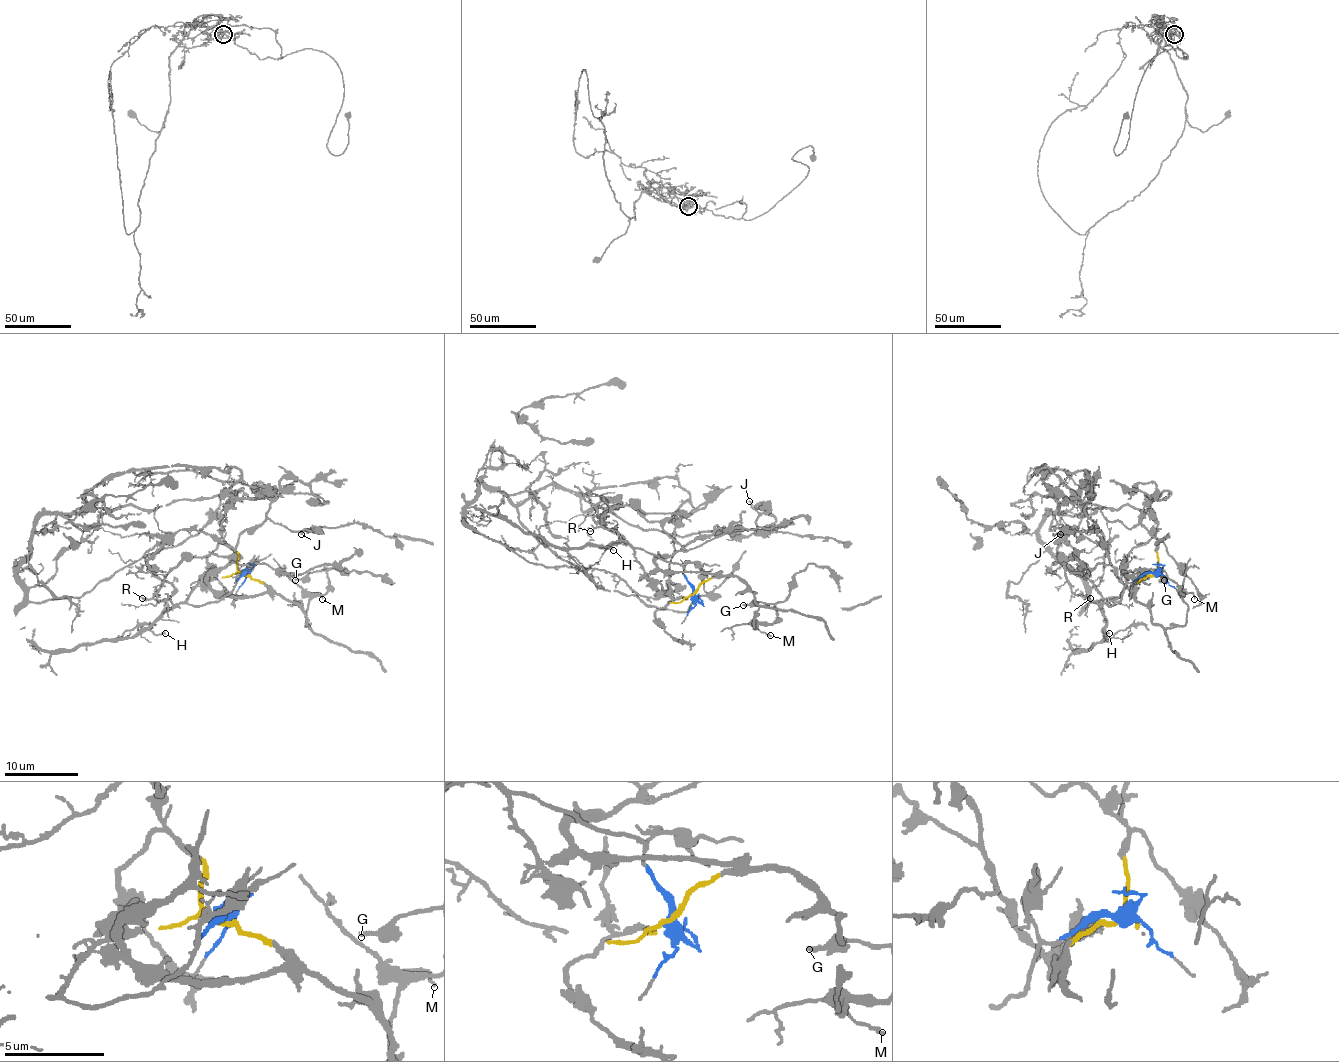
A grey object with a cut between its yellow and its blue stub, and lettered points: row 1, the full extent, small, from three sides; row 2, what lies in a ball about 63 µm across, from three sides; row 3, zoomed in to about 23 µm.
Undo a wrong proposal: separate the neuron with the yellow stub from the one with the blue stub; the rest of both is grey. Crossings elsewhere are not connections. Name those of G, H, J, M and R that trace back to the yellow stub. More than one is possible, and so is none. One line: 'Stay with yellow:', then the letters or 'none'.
Stay with yellow: G, J, M

